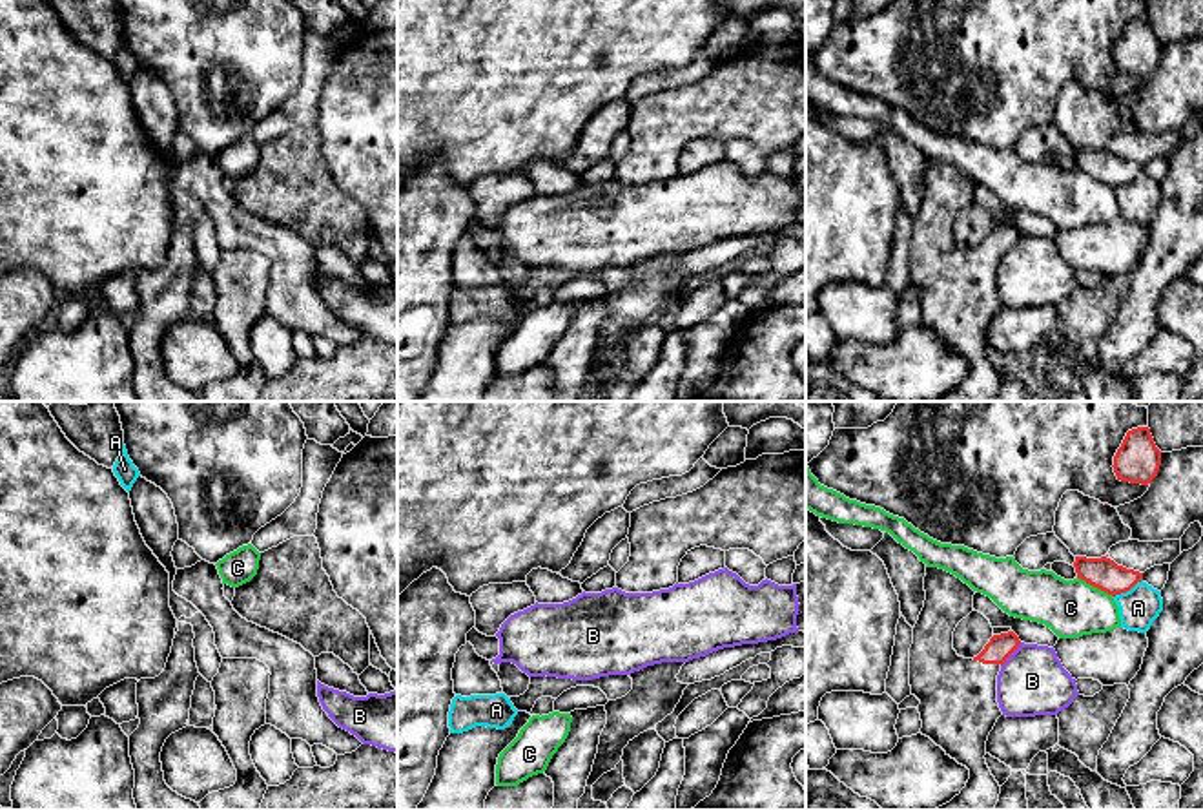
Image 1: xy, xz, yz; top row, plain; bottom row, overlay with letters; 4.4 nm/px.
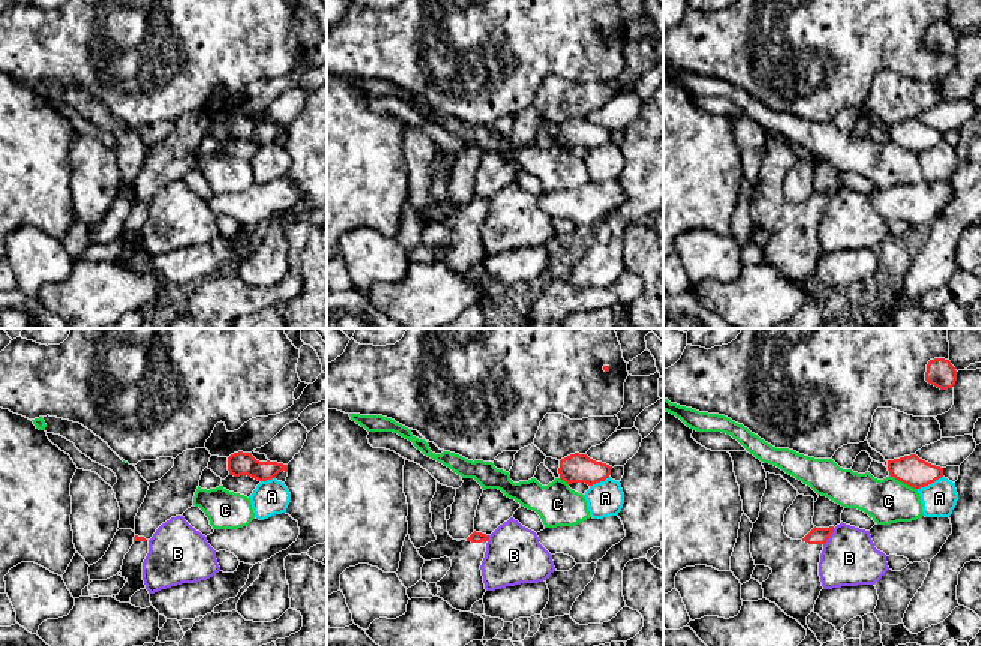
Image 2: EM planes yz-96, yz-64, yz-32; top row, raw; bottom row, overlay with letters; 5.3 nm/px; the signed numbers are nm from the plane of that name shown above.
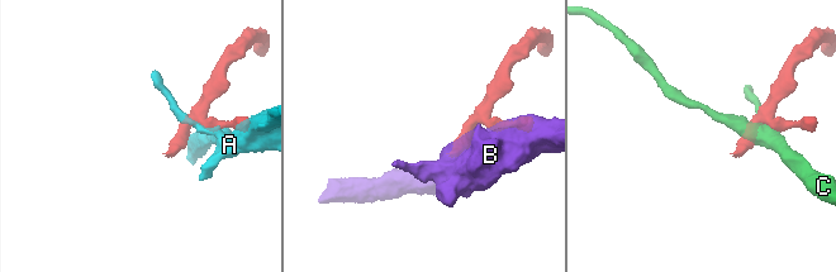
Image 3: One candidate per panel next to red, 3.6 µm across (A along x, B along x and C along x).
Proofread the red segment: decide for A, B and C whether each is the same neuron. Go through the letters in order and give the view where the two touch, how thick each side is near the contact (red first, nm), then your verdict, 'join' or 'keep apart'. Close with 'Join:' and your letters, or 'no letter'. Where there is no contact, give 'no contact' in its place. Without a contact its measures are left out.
A: yz | 140/180 nm | keep apart
B: yz | 110/300 nm | keep apart
C: yz | 140/260 nm | keep apart
Join: no letter

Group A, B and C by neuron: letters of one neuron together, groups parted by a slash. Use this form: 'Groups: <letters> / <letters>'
Groups: A / B / C

